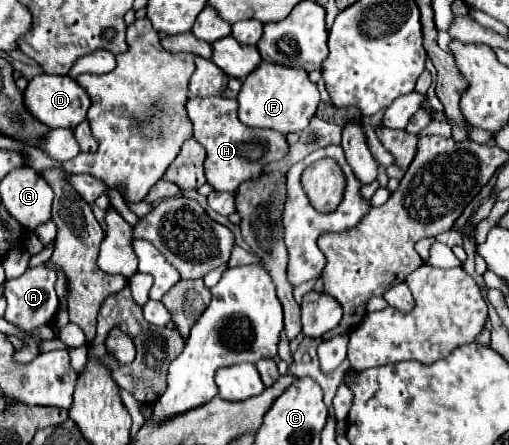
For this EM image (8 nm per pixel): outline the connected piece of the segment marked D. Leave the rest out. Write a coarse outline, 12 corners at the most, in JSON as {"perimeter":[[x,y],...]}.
{"perimeter":[[40,74],[24,106],[48,128],[86,120],[90,98],[70,76]]}

